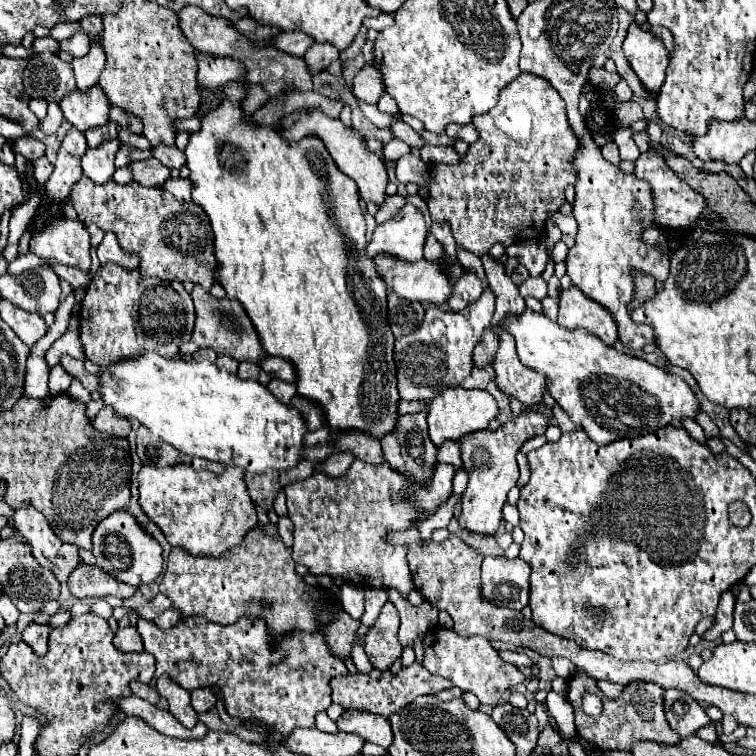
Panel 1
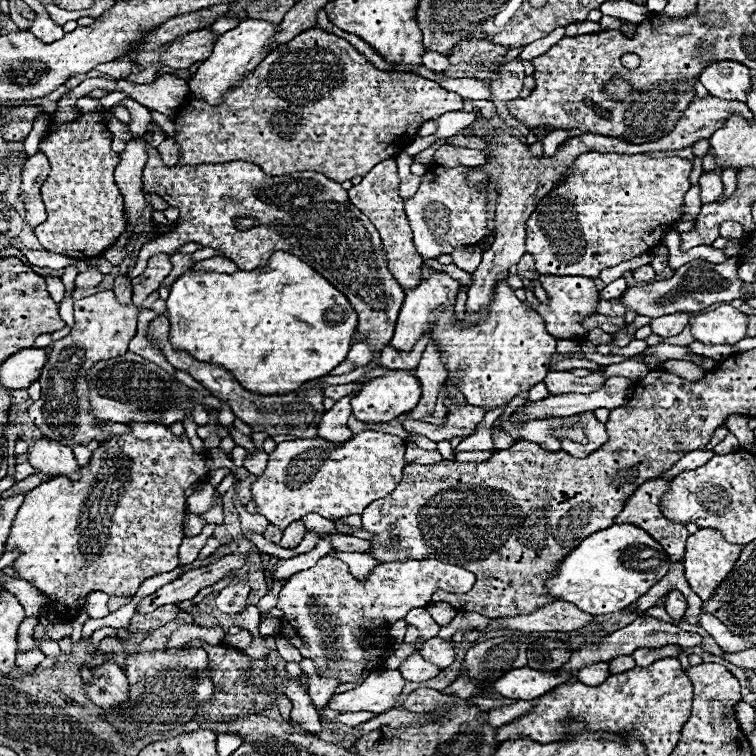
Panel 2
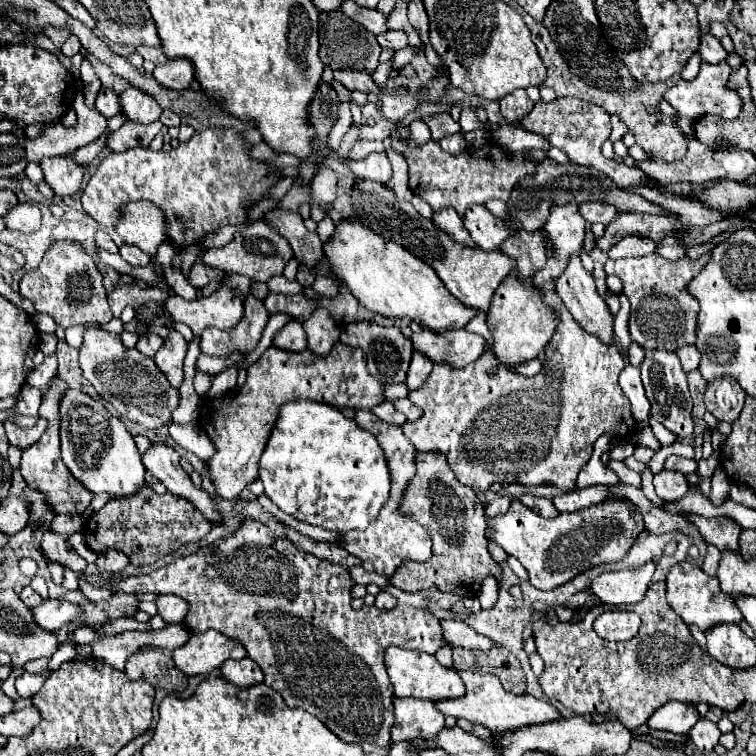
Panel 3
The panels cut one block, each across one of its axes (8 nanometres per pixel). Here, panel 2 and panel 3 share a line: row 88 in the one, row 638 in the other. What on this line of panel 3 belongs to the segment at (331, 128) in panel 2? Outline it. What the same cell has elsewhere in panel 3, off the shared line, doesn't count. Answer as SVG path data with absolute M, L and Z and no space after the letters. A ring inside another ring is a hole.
M252 518L242 522L242 526L232 534L210 546L198 548L190 556L180 556L152 574L114 582L114 586L126 594L174 594L186 600L188 614L184 616L184 626L190 632L196 634L212 628L230 640L240 642L246 648L246 656L262 668L264 684L280 692L288 706L304 708L312 716L320 718L344 742L390 744L394 692L384 666L384 652L388 646L422 650L426 654L436 654L440 648L450 646L444 640L440 620L414 606L398 604L388 612L378 610L376 606L354 610L350 606L350 588L354 582L348 568L320 560L296 548L292 540L276 534L266 524L254 522Z

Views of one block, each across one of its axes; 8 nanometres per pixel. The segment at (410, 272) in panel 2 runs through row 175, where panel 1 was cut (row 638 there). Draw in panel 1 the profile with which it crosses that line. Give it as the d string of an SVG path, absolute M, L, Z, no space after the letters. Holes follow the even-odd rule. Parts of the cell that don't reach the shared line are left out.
M386 602L372 630L366 634L364 644L364 650L376 668L392 666L394 660L402 654L402 646L398 642L398 626L400 626L398 612L394 604Z

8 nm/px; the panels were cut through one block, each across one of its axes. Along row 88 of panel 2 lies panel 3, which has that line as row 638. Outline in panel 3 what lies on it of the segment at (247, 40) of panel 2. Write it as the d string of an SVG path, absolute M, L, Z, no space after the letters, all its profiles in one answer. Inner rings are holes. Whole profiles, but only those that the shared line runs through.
M206 630L202 634L192 634L190 640L174 650L174 664L186 676L208 674L220 668L224 660L242 660L244 648L238 642L226 638L216 630Z

